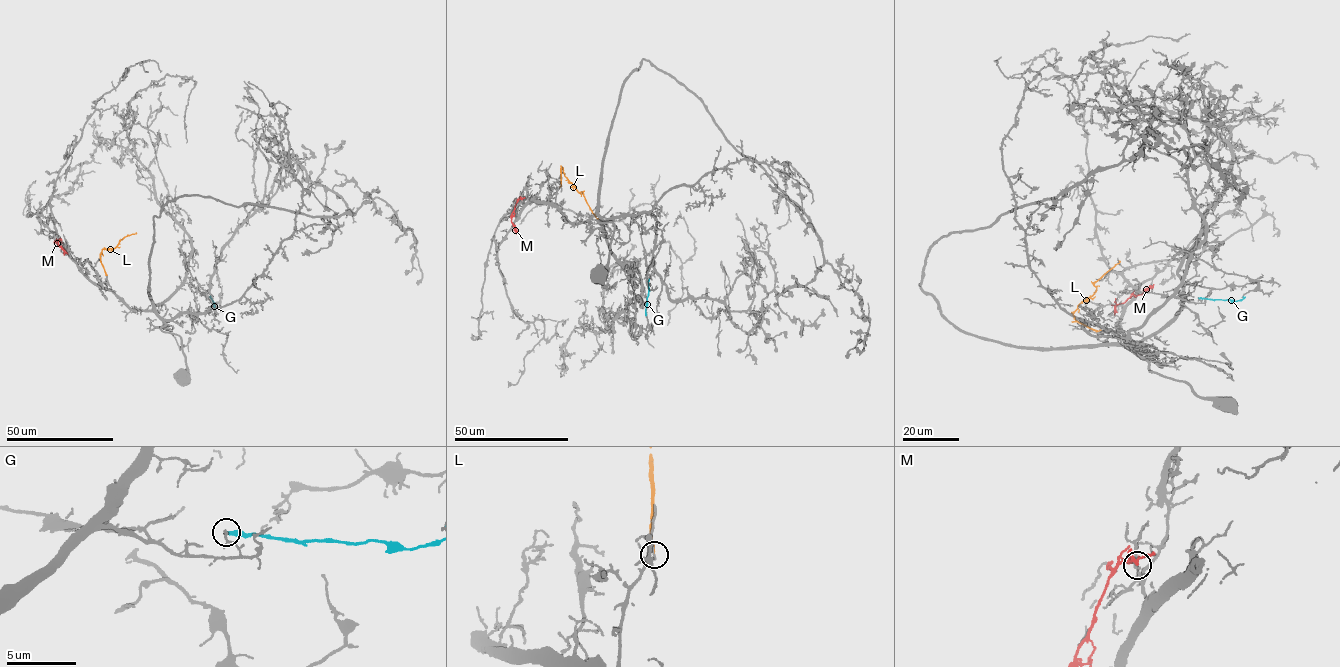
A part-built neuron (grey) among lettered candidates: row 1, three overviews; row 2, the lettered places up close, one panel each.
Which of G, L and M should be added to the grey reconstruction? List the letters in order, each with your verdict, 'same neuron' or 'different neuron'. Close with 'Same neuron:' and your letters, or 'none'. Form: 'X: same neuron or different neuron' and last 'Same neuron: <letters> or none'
G: different neuron
L: different neuron
M: different neuron
Same neuron: none

